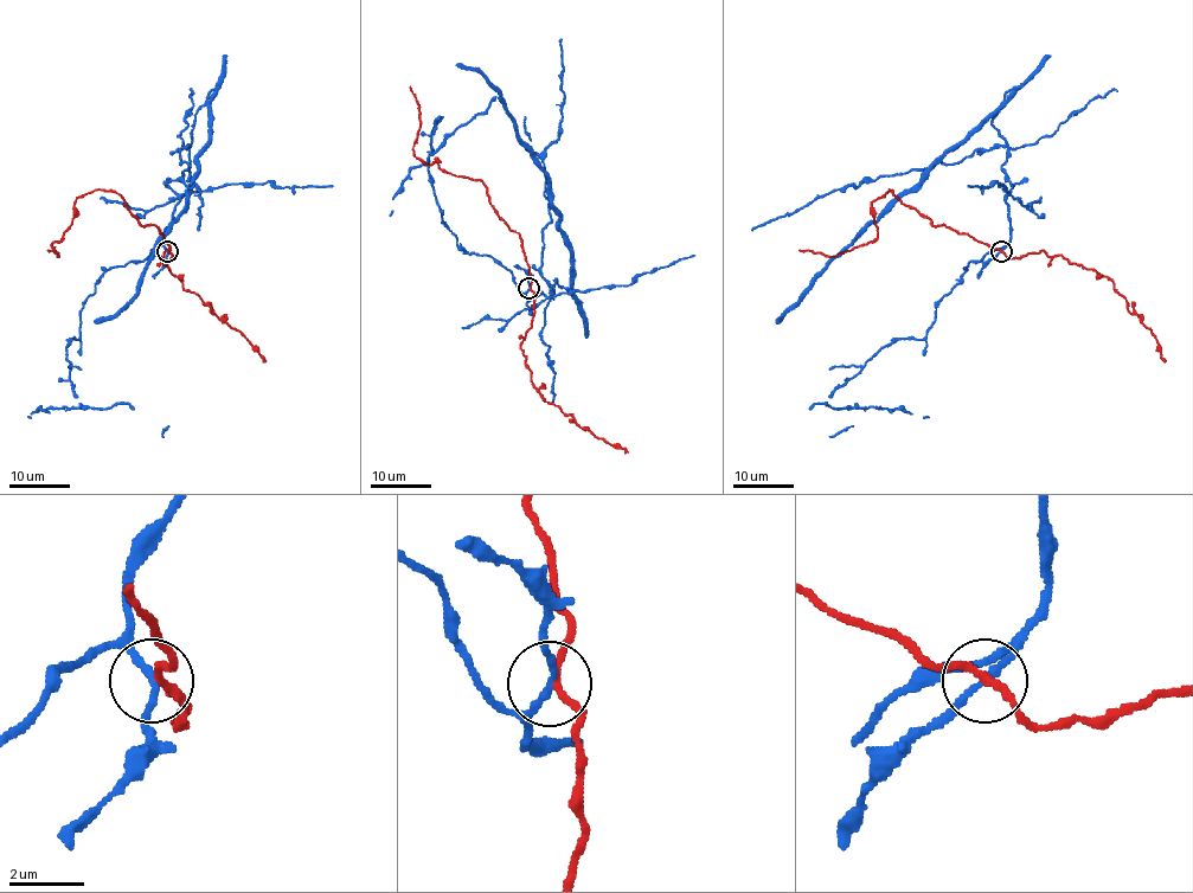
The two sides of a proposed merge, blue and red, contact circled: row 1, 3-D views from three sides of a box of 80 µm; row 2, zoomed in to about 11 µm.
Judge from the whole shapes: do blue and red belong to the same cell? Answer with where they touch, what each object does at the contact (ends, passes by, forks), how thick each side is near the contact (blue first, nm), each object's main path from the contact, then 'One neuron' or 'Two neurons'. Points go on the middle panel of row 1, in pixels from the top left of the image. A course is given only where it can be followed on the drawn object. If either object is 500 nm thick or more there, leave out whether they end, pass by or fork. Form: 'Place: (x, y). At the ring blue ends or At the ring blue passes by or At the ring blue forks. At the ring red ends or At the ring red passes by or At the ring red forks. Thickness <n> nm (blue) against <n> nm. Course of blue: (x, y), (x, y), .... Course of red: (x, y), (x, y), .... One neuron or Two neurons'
Place: (528, 288). At the ring blue passes by. At the ring red passes by. Thickness 180 nm (blue) against 190 nm. Course of blue: (530, 288), (525, 297), (553, 299), (557, 280), (570, 287), (549, 174), (502, 96), (455, 64). Course of red: (530, 288), (520, 236), (496, 213), (487, 187), (415, 156), (418, 102), (409, 87). Two neurons

